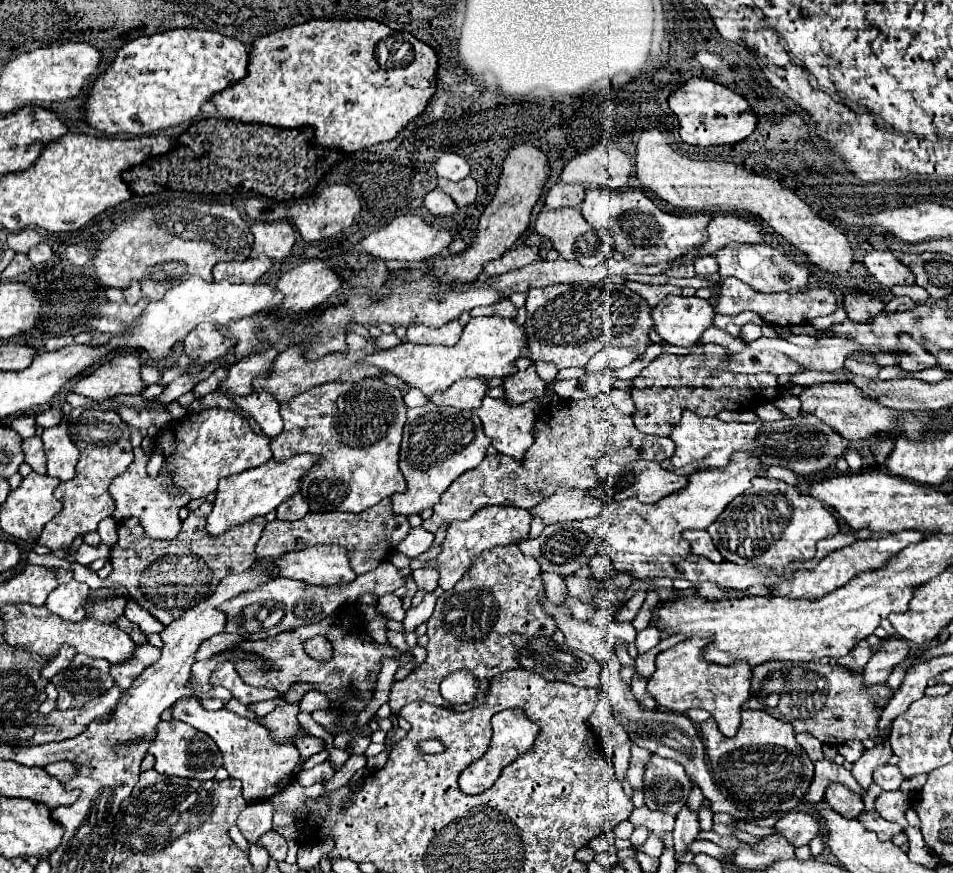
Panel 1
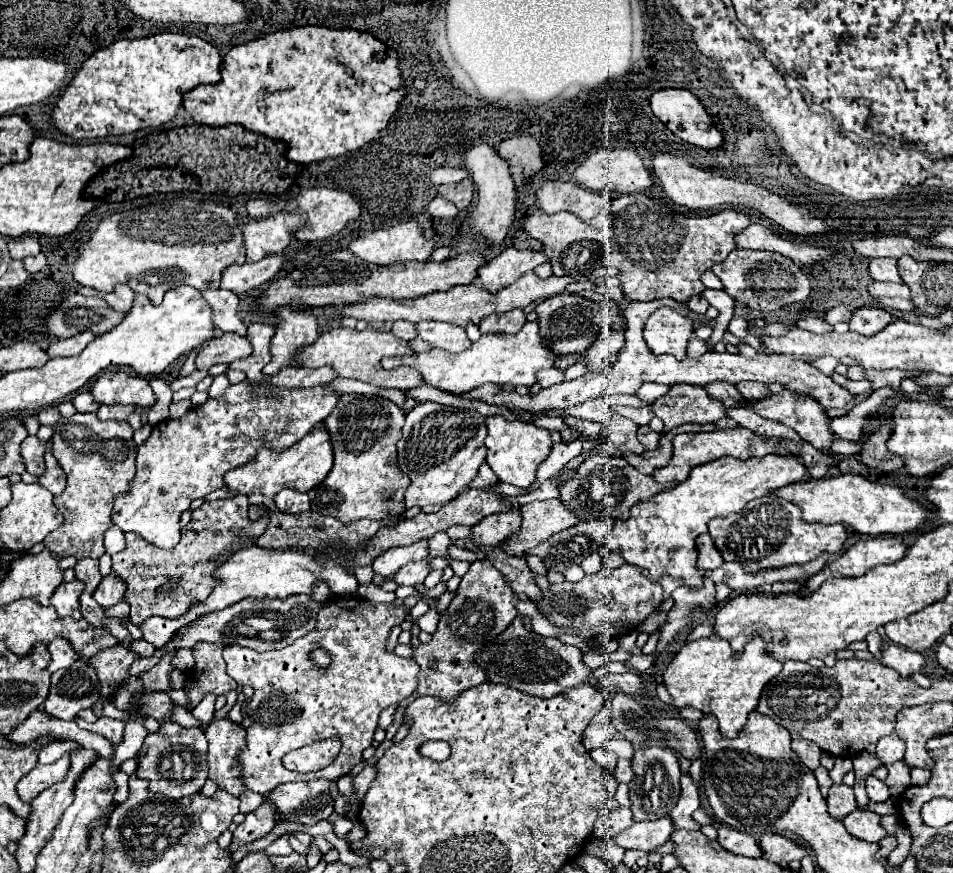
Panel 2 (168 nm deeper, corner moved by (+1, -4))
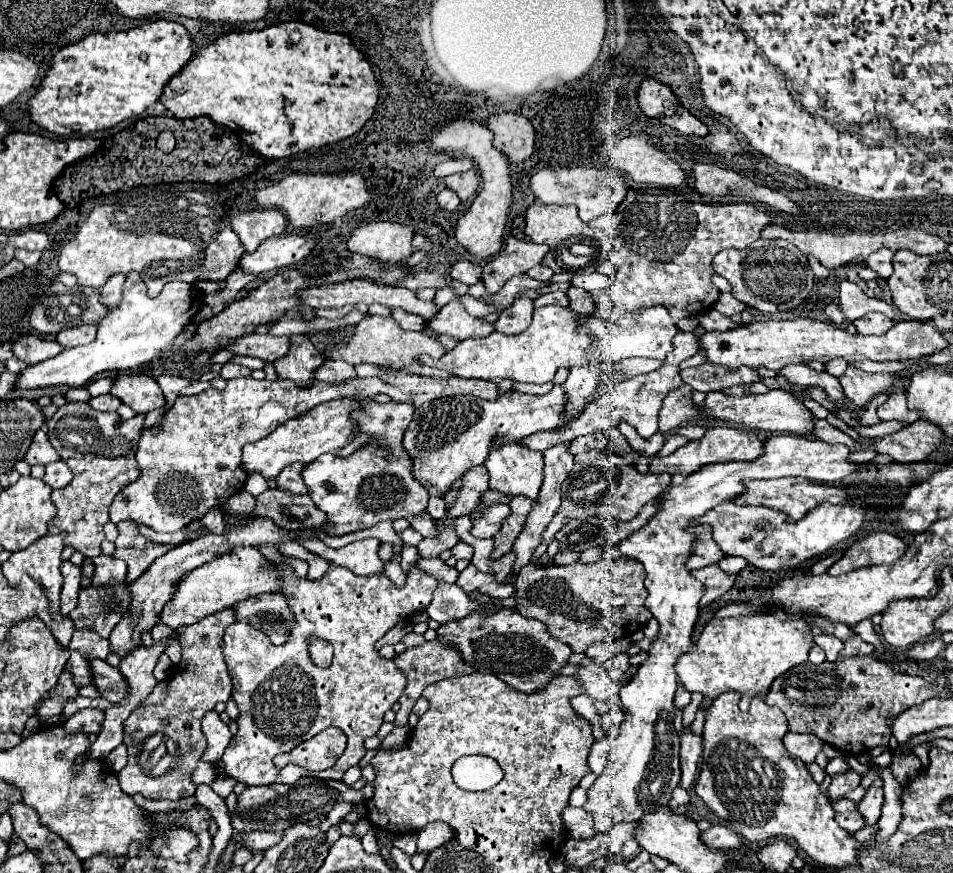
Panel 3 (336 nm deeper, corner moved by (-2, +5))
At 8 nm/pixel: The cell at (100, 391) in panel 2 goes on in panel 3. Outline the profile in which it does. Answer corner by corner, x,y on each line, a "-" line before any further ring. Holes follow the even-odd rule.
119,375
111,387
111,395
129,405
137,415
165,405
159,383
149,375

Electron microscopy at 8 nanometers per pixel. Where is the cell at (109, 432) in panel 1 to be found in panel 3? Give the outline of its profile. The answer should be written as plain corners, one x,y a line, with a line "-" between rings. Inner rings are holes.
67,403
57,409
57,413
47,421
47,435
55,451
73,471
73,481
65,489
53,491
53,505
57,507
55,517
49,523
49,533
65,533
65,545
81,551
85,557
97,557
101,553
101,543
105,539
103,525
109,521
109,505
115,495
129,483
139,477
139,467
135,461
135,451
139,443
139,435
143,431
143,415
135,415
133,419
123,421
117,413
101,413
91,409
87,403

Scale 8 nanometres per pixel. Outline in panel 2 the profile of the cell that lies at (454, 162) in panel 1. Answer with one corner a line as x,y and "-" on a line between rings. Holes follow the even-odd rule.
434,168
430,174
430,180
438,186
438,184
454,184
460,182
468,176
468,172
464,168

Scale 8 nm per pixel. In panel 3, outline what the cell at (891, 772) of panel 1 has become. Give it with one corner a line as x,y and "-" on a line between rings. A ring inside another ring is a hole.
869,787
861,803
857,805
857,811
863,815
865,825
875,825
881,817
881,807
883,807
883,789

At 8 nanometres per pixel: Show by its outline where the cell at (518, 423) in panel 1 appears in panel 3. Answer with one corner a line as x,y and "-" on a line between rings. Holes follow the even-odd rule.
505,443
491,449
485,467
491,477
491,491
537,499
543,483
543,453
529,451
519,443

